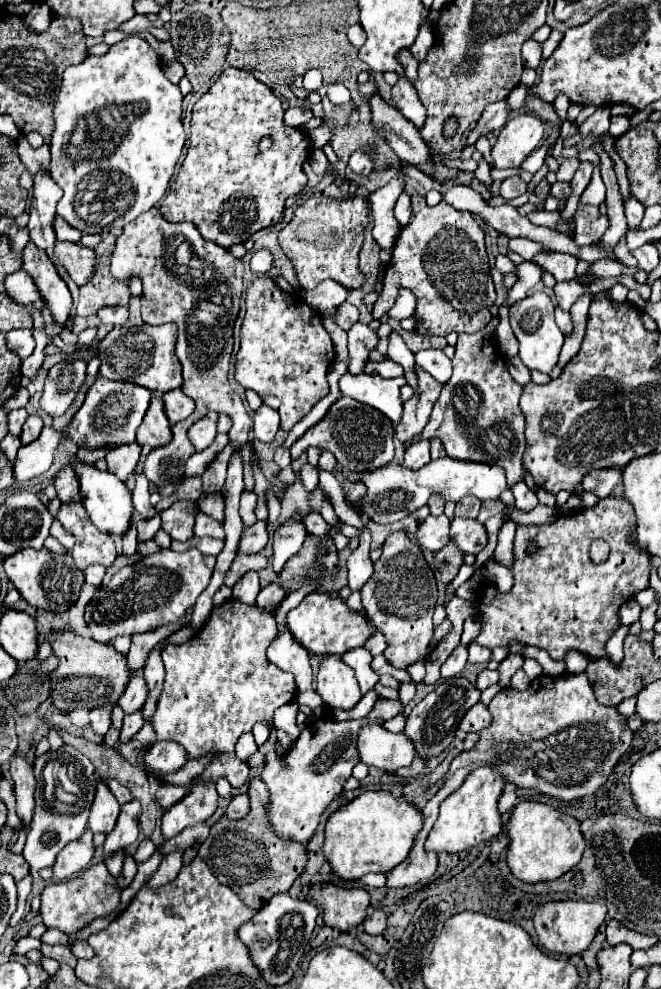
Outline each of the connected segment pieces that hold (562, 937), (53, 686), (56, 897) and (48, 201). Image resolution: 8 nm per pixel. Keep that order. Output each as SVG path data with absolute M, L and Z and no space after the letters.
M586 900L546 902L534 914L534 930L538 934L540 946L544 946L548 952L560 956L574 956L582 954L590 946L604 918L606 918L606 906L600 902L586 902Z
M56 630L46 636L52 646L52 654L58 658L58 668L48 674L50 678L50 700L62 712L76 708L98 708L106 704L116 704L124 686L130 680L126 658L114 650L114 646L100 644L92 638L78 636L68 630Z
M104 862L90 866L84 870L78 878L50 884L40 894L40 918L48 928L58 928L64 934L76 934L82 928L86 928L96 918L106 918L112 914L120 904L122 888L116 884L116 880L108 874Z
M40 170L38 174L34 174L32 192L34 194L30 200L30 222L28 222L30 240L38 248L48 250L56 242L52 220L56 216L56 202L62 196L62 190L46 170Z

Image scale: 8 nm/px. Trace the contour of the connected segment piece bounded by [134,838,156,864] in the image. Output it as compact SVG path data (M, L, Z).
M146 838L146 840L142 840L140 842L140 846L138 846L138 850L136 850L136 854L134 854L134 860L140 864L140 862L146 862L150 856L152 856L152 852L156 850L156 846L152 844L152 840L150 838Z

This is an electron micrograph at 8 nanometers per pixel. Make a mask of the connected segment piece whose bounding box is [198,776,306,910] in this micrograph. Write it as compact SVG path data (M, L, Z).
M260 776L250 778L248 782L248 798L250 798L250 812L246 818L230 820L220 816L216 824L210 828L210 836L200 844L198 856L210 866L212 874L218 878L218 882L230 886L246 906L252 910L258 910L264 906L274 894L288 892L292 882L302 874L306 864L306 848L304 844L286 842L276 838L266 820L266 784Z

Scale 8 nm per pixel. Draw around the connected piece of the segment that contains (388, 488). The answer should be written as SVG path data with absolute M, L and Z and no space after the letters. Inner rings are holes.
M452 458L430 460L420 470L408 470L406 466L388 464L374 472L358 474L358 480L368 486L368 494L362 502L362 516L378 522L390 524L406 518L418 508L426 506L432 494L442 496L446 502L460 502L464 496L476 496L478 500L496 500L506 488L506 472L500 466L490 466L484 462L458 462Z

